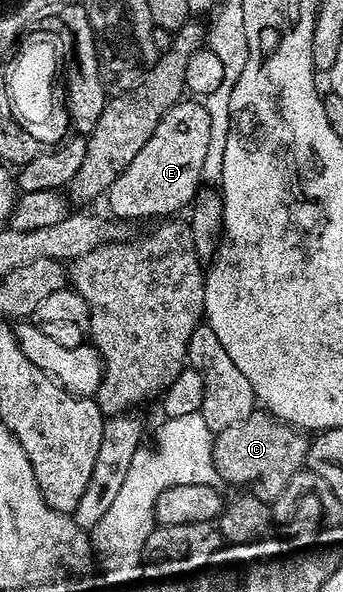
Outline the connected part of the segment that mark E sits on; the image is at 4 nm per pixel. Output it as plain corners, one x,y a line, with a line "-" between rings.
183,101
178,103
156,125
156,133
148,137
144,149
132,157
132,165
120,173
120,177
110,186
108,200
110,199
110,211
114,215
119,215
122,219
150,219
153,215
158,217
170,217
173,211
178,211
181,207
189,208
193,204
195,195
200,190
203,182
202,170
204,169
204,157
208,153
208,141
212,133
212,125
208,117
208,109
202,101

